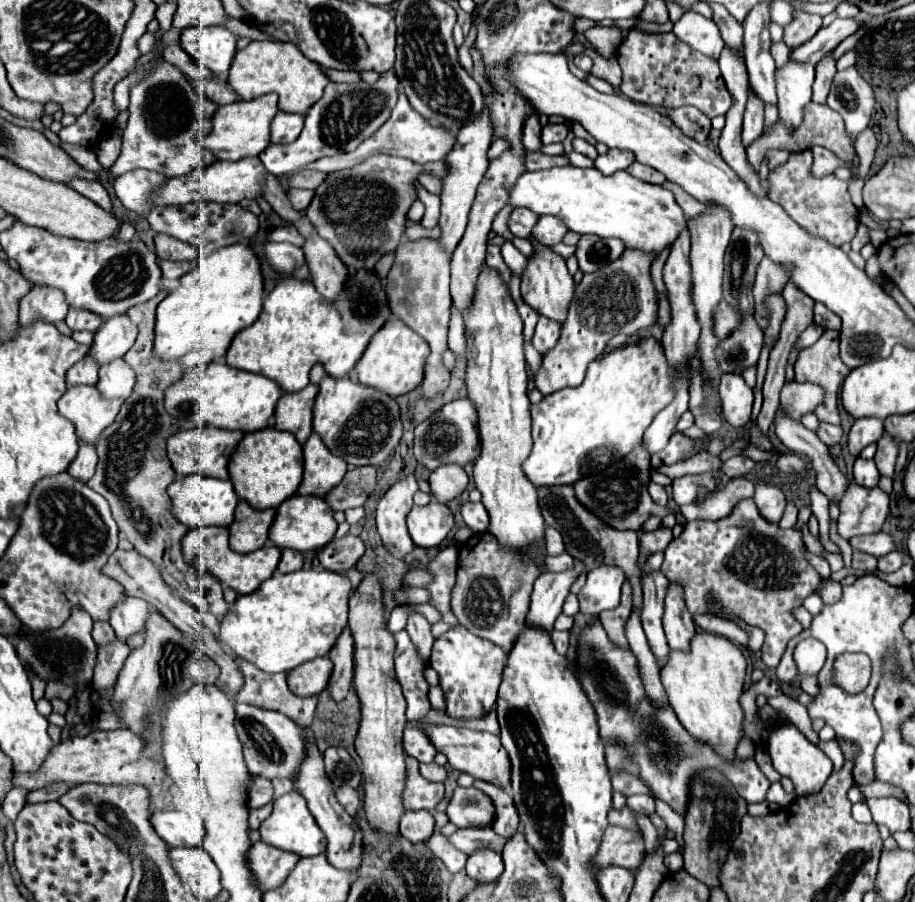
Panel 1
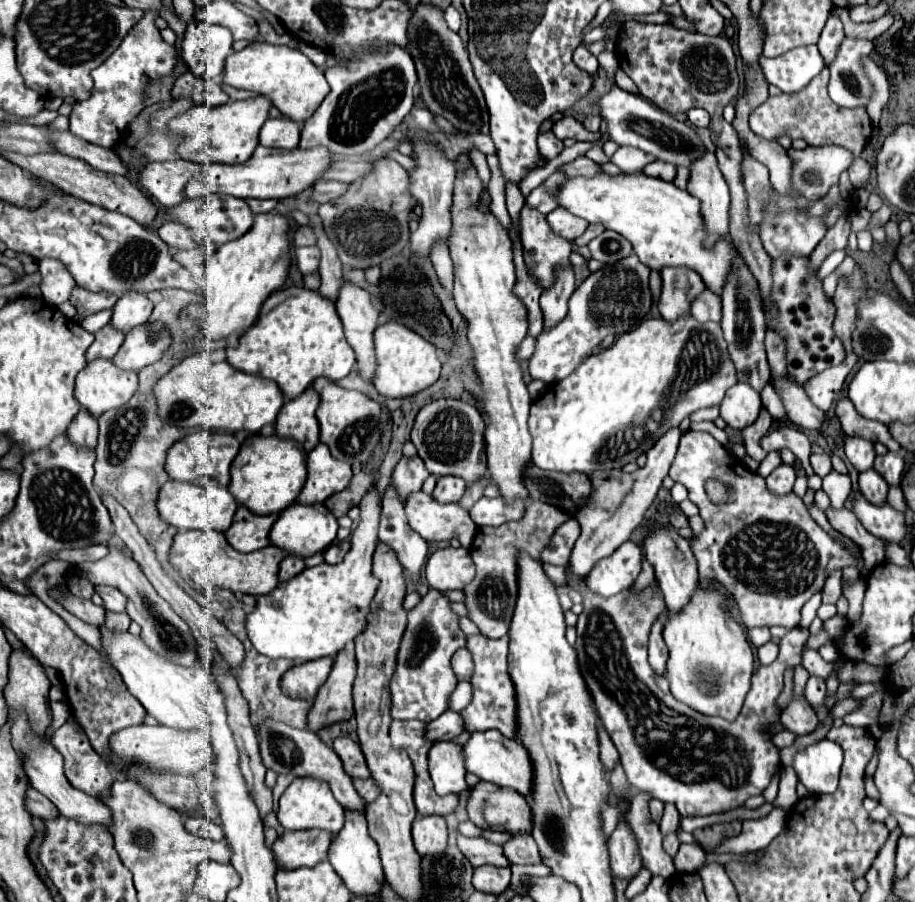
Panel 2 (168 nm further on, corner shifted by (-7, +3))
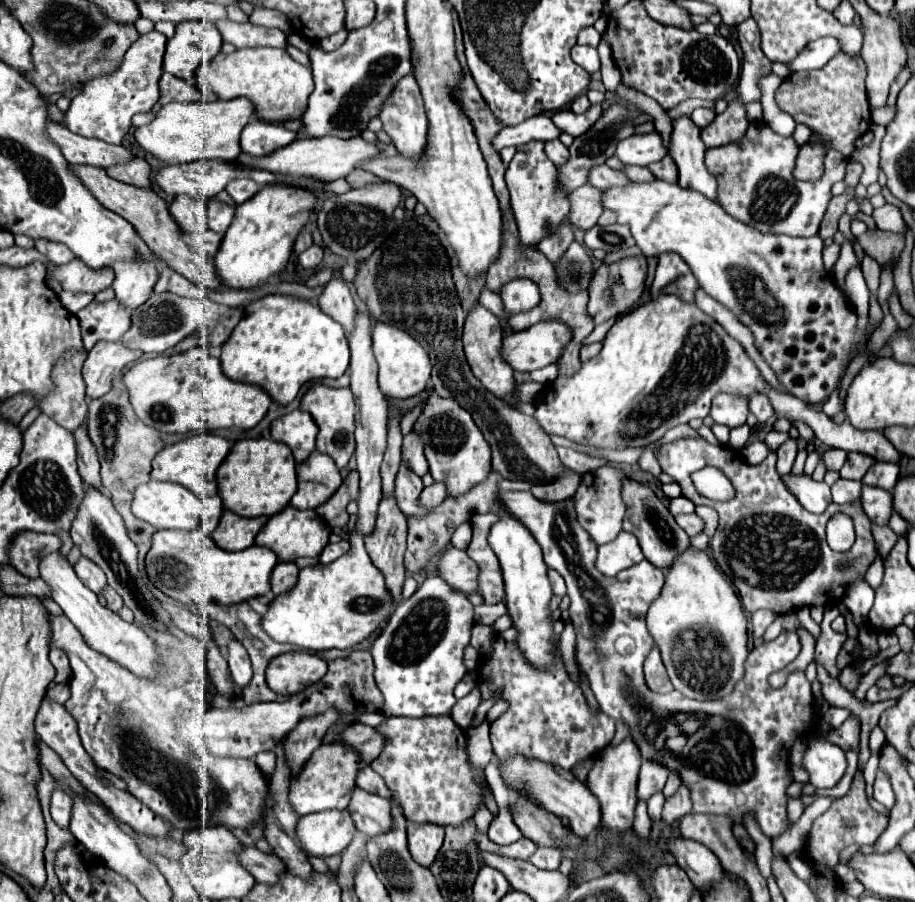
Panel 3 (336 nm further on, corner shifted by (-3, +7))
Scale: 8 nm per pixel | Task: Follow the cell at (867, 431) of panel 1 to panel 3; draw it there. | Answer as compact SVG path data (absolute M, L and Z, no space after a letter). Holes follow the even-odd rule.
M850 452L846 464L840 470L842 478L848 480L862 480L862 476L868 472L868 468L874 464L874 460L866 454L858 454L858 452Z

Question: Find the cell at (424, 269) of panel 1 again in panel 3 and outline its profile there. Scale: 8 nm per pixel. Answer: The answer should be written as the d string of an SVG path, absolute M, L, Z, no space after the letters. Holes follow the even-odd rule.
M412 74L404 76L398 80L394 90L390 92L388 100L380 106L378 118L382 120L382 128L386 134L392 138L394 146L402 156L418 156L424 146L426 146L426 136L428 136L428 120L424 112L424 102L420 96L420 88L416 84L416 78Z

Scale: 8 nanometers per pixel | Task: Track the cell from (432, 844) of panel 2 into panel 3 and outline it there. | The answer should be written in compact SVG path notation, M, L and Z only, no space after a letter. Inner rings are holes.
M408 824L408 850L422 866L430 866L434 862L442 840L444 828L438 824Z

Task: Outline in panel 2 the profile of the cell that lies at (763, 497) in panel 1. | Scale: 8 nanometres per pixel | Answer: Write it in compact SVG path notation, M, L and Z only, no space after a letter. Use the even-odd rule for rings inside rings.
M780 464L768 478L766 478L766 486L774 496L786 496L792 492L796 474L794 468L788 464Z

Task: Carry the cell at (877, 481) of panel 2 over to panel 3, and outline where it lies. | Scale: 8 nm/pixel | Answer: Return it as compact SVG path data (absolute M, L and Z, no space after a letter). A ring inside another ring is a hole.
M862 488L860 500L862 500L864 512L874 524L878 526L888 524L892 516L892 494L890 492L882 492L882 488Z

